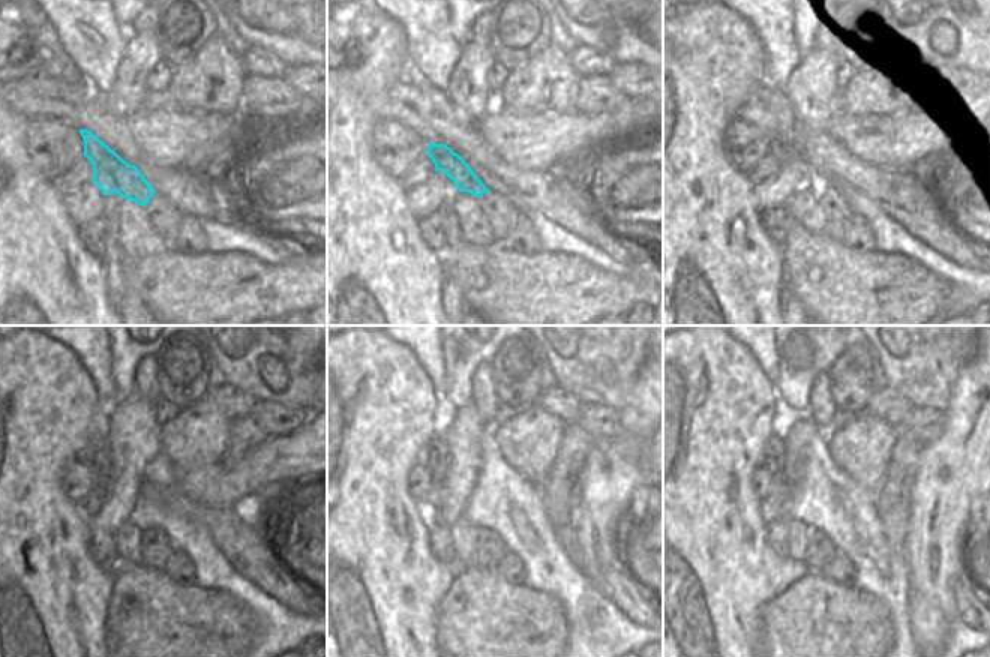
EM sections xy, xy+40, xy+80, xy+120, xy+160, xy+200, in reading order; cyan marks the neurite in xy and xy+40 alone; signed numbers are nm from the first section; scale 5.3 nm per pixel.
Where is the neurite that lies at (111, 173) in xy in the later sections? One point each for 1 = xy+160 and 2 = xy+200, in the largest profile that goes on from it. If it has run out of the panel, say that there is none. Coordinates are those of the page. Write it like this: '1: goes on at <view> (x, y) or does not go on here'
1: goes on at xy+160 (438, 453)
2: goes on at xy+200 (774, 450)

